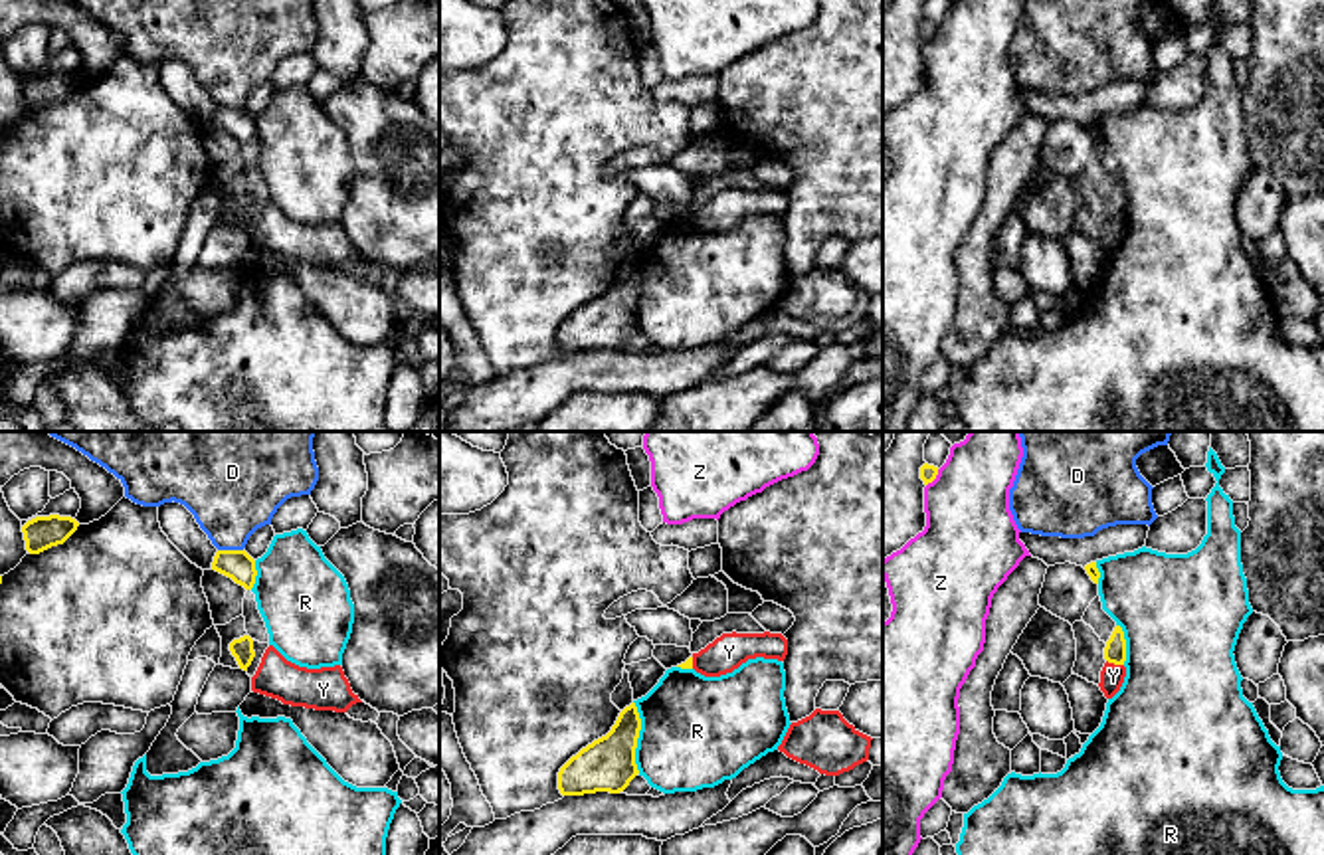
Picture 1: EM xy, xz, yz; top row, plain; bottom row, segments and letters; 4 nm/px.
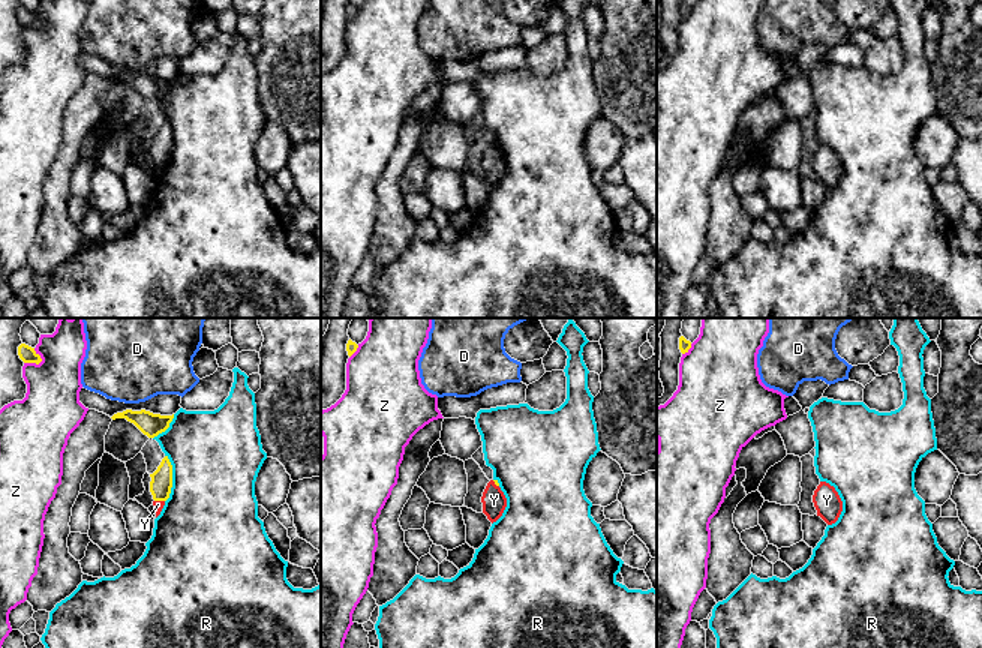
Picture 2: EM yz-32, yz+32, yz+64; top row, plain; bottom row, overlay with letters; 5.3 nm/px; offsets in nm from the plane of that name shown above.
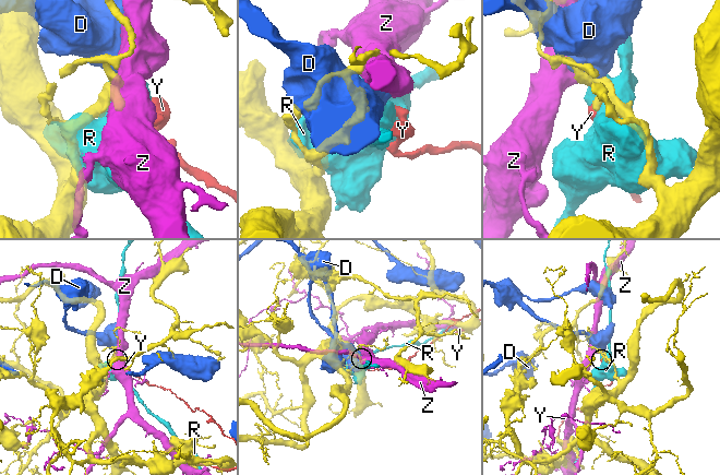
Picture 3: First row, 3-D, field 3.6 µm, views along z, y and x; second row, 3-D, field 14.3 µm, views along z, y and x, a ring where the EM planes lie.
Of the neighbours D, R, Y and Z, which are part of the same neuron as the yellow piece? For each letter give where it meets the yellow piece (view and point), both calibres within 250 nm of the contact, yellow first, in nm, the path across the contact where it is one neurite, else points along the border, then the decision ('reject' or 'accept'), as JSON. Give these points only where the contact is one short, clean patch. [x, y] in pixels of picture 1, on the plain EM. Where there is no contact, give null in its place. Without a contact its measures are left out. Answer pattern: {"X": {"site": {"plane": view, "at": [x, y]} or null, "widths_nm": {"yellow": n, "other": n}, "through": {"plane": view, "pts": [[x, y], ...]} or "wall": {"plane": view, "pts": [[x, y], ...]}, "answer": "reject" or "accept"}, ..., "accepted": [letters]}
{"D": {"site": {"plane": "xy", "at": [230, 107]}, "widths_nm": {"yellow": 120, "other": 380}, "answer": "reject"}, "R": {"site": {"plane": "xz", "at": [638, 293]}, "widths_nm": {"yellow": 220, "other": 460}, "answer": "reject"}, "Y": {"site": {"plane": "yz", "at": [1115, 220]}, "widths_nm": {"yellow": 90, "other": 100}, "wall": {"plane": "yz", "pts": [[1107, 216], [1123, 222]]}, "answer": "reject"}, "Z": {"site": {"plane": "yz", "at": [935, 34]}, "widths_nm": {"yellow": 70, "other": 360}, "answer": "reject"}, "accepted": []}

